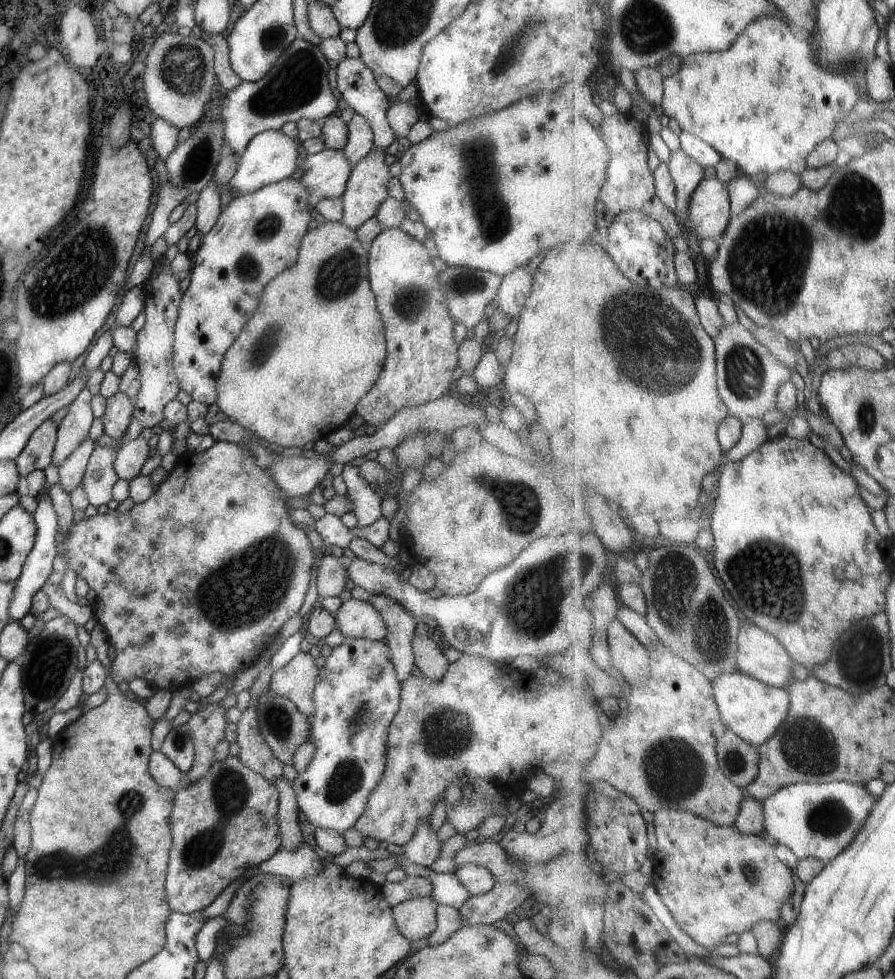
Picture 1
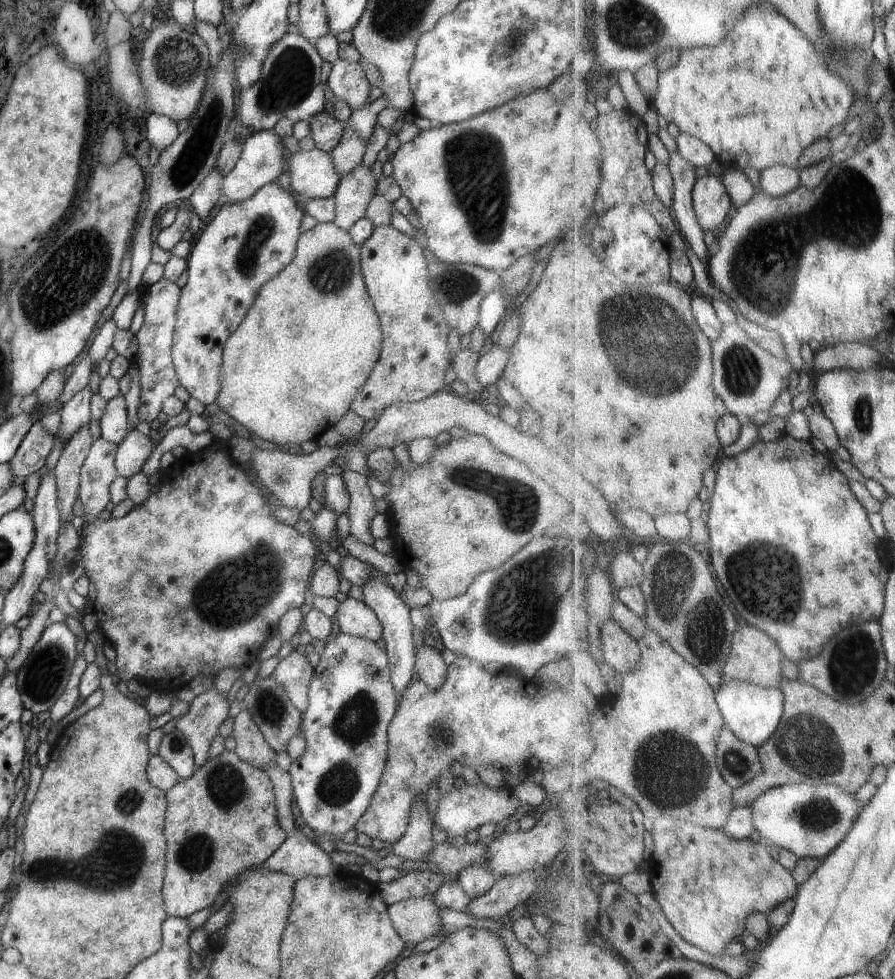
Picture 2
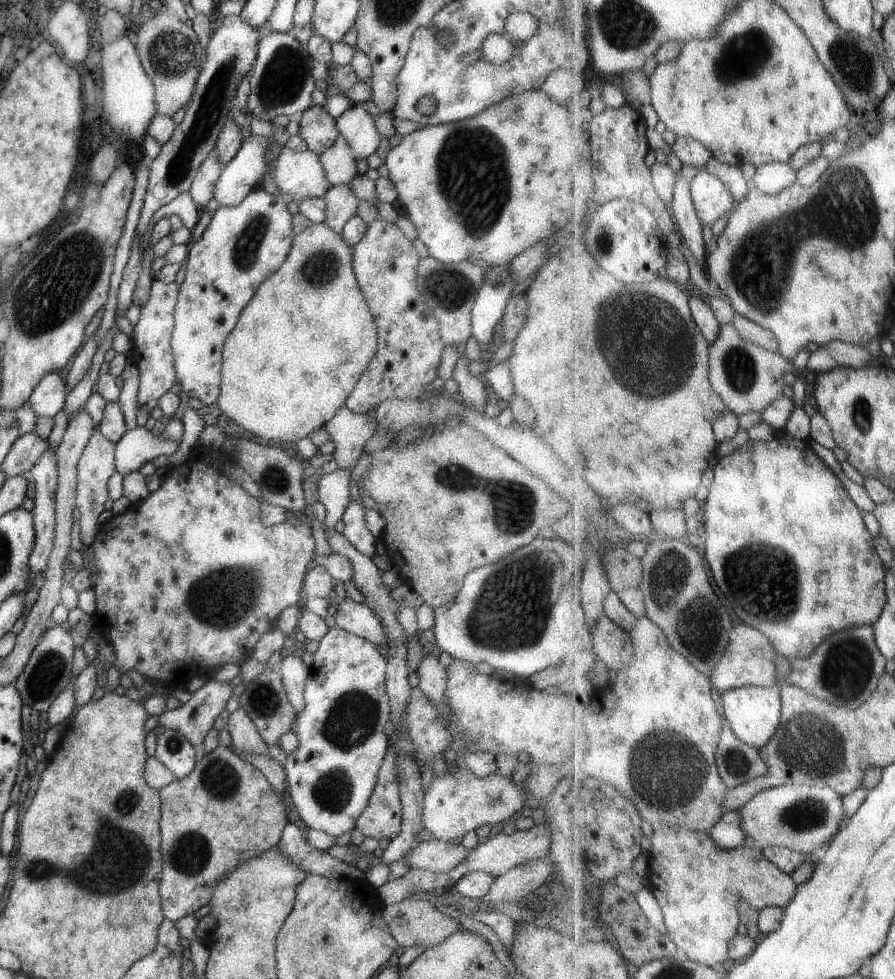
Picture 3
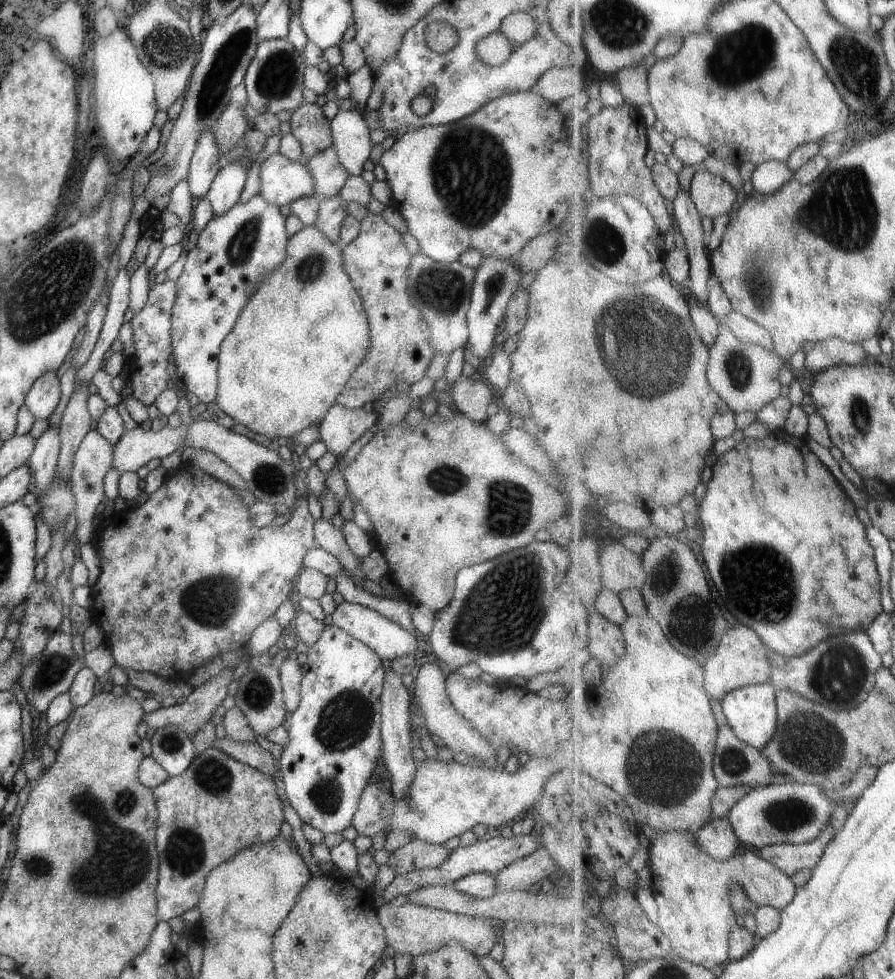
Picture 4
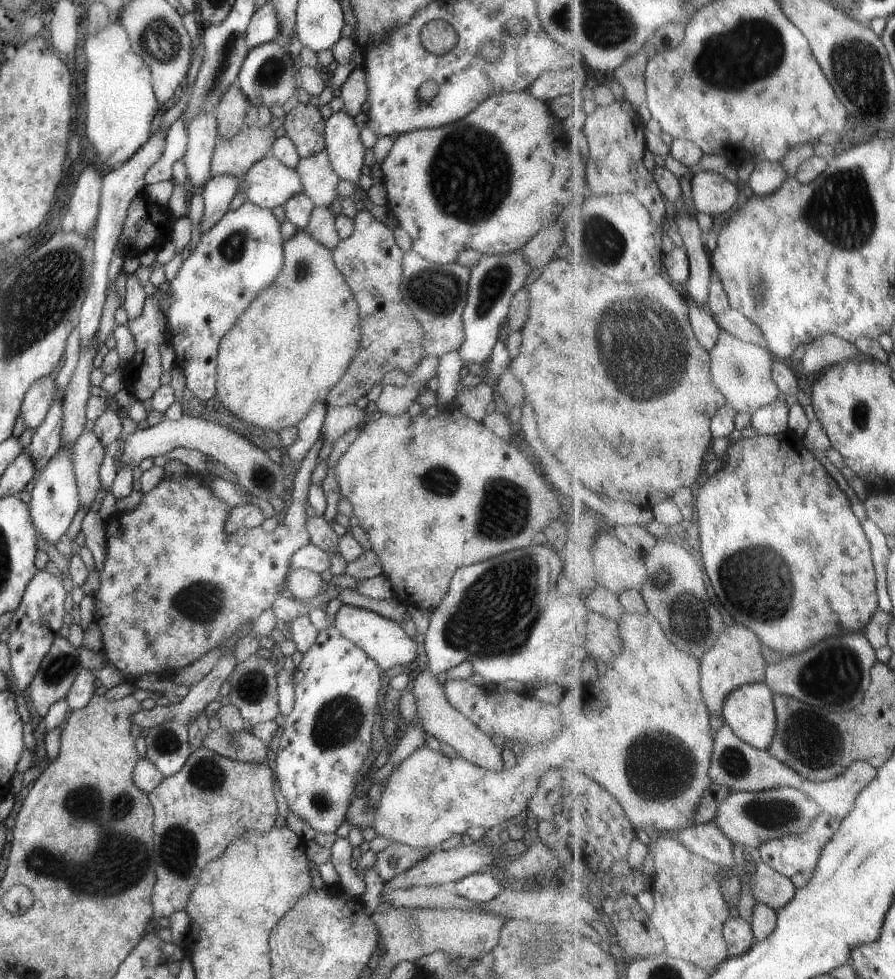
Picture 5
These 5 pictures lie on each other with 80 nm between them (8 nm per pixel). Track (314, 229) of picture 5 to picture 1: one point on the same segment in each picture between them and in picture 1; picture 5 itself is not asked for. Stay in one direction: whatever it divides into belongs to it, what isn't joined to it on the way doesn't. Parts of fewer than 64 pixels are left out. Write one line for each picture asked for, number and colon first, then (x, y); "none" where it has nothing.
1: (365, 189)
2: (354, 190)
3: (341, 203)
4: (331, 210)

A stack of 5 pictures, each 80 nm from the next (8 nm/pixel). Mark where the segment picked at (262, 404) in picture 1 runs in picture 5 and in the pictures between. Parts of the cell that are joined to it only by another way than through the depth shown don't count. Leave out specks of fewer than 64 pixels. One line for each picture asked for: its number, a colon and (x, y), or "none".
2: (306, 345)
3: (299, 345)
4: (292, 347)
5: (292, 343)

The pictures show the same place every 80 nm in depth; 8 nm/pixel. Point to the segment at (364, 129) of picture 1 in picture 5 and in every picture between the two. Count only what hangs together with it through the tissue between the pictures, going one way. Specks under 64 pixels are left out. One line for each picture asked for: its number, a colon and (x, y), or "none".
2: (348, 153)
3: (338, 162)
4: (328, 176)
5: (318, 180)

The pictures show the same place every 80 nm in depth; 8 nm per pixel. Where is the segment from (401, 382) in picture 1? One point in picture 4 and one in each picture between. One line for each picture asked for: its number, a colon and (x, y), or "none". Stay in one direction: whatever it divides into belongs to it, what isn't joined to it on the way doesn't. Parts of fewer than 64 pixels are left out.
2: (414, 354)
3: (409, 347)
4: (376, 261)

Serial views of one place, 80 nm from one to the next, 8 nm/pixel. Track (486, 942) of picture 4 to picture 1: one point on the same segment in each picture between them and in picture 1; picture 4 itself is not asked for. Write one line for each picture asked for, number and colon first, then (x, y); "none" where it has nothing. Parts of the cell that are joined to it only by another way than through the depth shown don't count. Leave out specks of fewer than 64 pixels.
1: (415, 918)
2: (415, 918)
3: (415, 922)

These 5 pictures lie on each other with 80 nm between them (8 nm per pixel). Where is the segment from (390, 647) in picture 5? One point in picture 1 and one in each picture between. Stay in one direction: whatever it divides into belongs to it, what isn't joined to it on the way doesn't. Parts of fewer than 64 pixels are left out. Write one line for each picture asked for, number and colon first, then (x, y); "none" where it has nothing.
1: (356, 619)
2: (354, 617)
3: (356, 618)
4: (387, 640)

